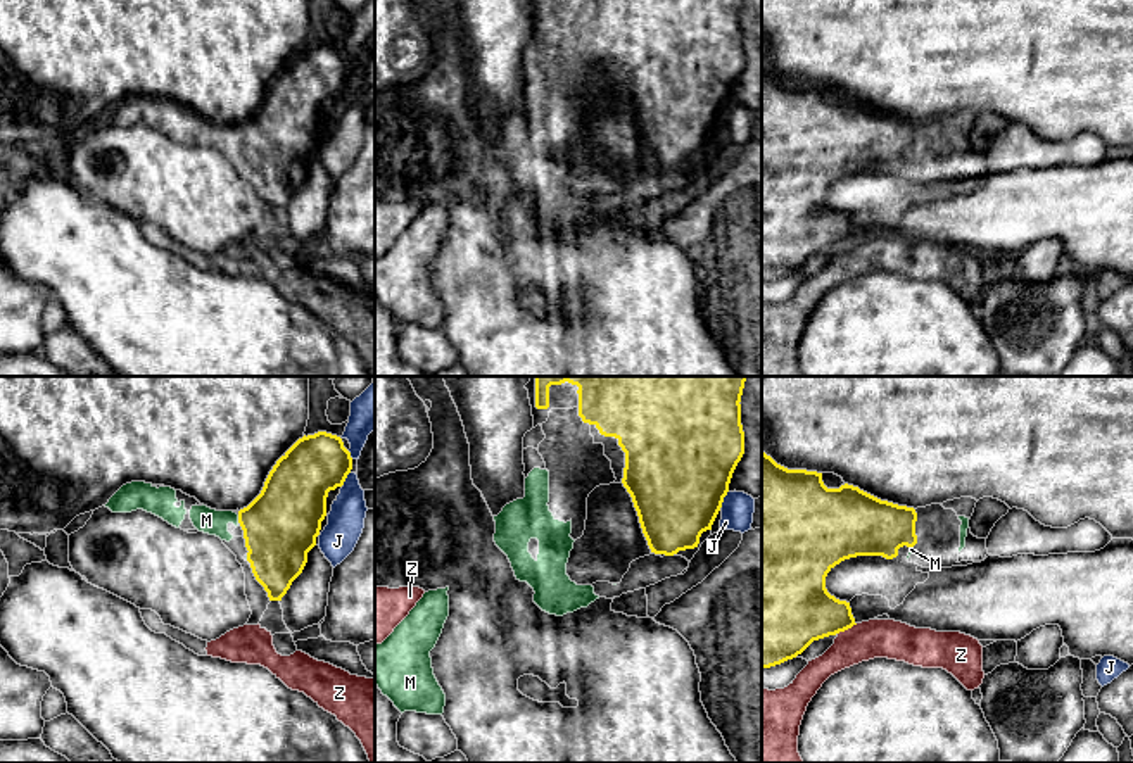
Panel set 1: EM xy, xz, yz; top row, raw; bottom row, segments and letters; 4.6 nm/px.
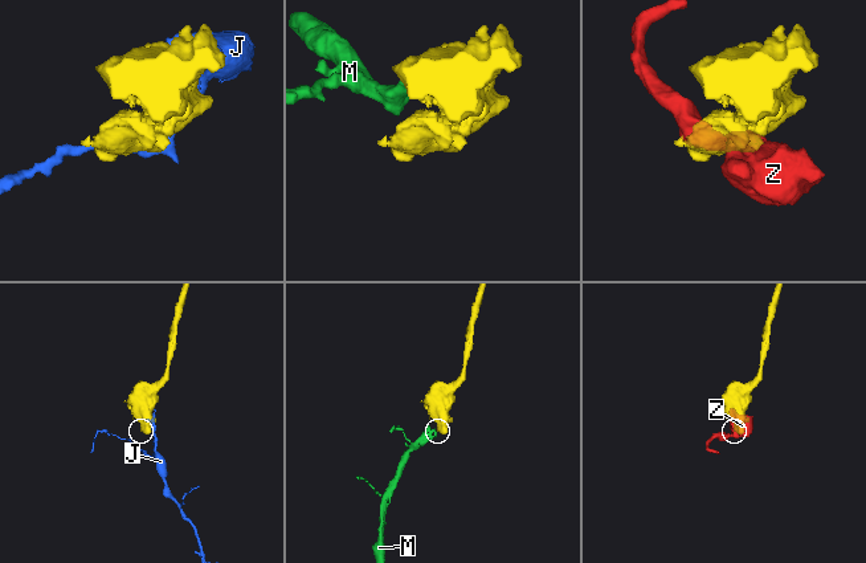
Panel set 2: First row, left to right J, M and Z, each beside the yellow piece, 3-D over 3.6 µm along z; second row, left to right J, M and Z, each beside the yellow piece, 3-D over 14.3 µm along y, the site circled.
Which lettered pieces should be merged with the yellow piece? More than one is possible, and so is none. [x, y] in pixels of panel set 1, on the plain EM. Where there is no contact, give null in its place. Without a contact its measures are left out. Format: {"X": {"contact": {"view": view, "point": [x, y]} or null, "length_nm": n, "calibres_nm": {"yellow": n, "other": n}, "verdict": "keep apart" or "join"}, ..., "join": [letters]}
{"J": {"contact": {"view": "xz", "point": [722, 113]}, "length_nm": 90, "calibres_nm": {"yellow": 500, "other": 150}, "verdict": "keep apart"}, "M": {"contact": {"view": "xy", "point": [239, 132]}, "length_nm": 40, "calibres_nm": {"yellow": 360, "other": 120}, "verdict": "join"}, "Z": {"contact": {"view": "yz", "point": [847, 242]}, "length_nm": 110, "calibres_nm": {"yellow": 320, "other": 180}, "verdict": "keep apart"}, "join": ["M"]}

